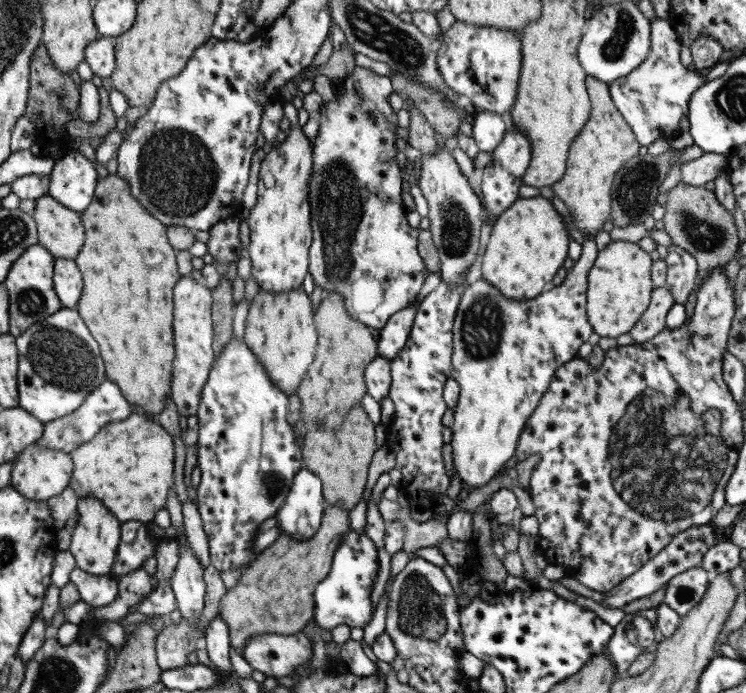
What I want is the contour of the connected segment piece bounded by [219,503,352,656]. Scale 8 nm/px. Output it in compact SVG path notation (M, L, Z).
M342 503L326 504L320 526L311 539L296 540L282 533L268 548L256 555L254 562L242 572L234 588L227 589L220 601L219 615L228 625L231 646L238 651L238 654L243 656L247 640L254 635L293 635L313 620L315 588L330 572L332 556L339 547L342 537L352 531L348 514Z

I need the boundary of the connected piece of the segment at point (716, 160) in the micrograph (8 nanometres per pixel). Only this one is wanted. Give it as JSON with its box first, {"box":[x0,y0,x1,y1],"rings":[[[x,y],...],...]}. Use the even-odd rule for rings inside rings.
{"box":[680,153,729,186],"rings":[[[701,153],[696,160],[683,162],[680,167],[681,181],[690,186],[703,186],[710,180],[716,180],[727,162],[729,154]]]}

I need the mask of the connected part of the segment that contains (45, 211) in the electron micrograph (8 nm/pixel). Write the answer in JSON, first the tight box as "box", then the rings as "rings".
{"box":[32,194,85,260],"rings":[[[44,194],[36,200],[36,208],[32,216],[36,221],[39,244],[48,252],[53,254],[55,259],[66,258],[75,260],[85,241],[84,225],[81,221],[81,213],[74,212],[54,200],[50,194]]]}

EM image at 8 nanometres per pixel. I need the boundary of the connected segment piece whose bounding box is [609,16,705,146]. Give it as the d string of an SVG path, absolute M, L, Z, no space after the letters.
M657 16L649 21L651 24L651 47L648 58L638 68L630 71L628 75L609 83L613 103L622 113L626 124L630 126L641 146L648 146L659 138L669 140L672 134L679 130L682 116L688 114L688 105L692 93L705 83L704 77L698 75L695 69L684 66L680 61L679 47L681 43L669 20Z

